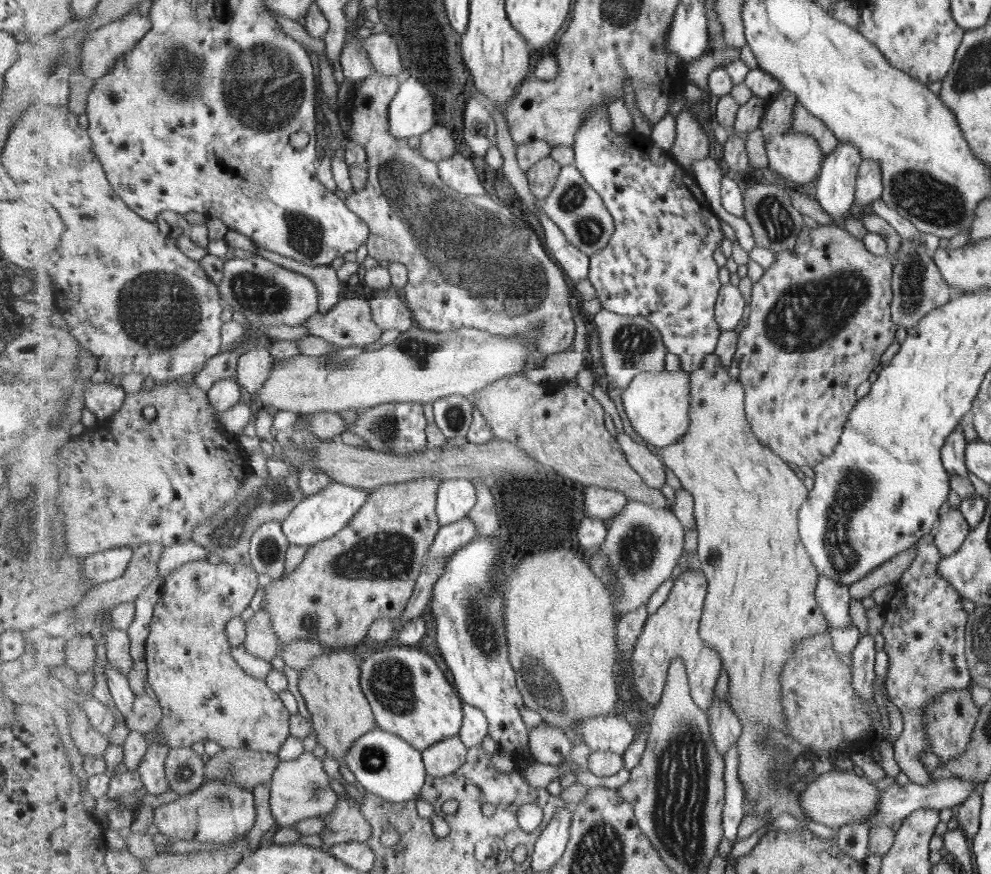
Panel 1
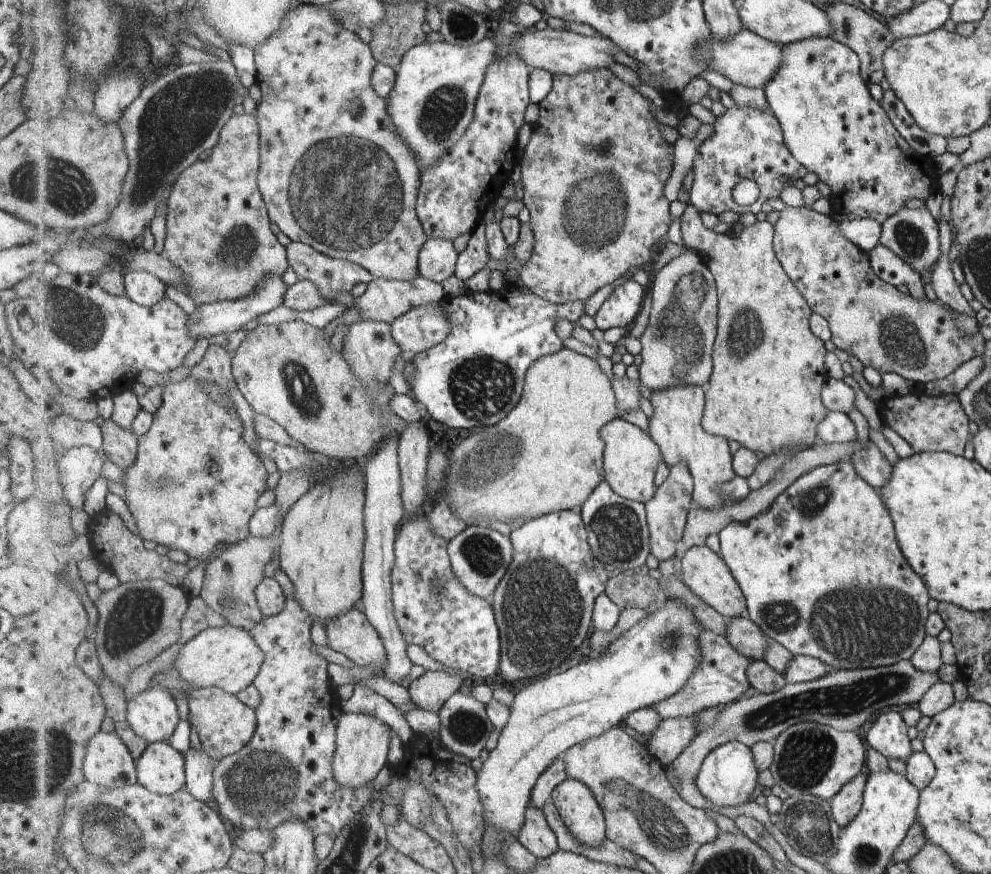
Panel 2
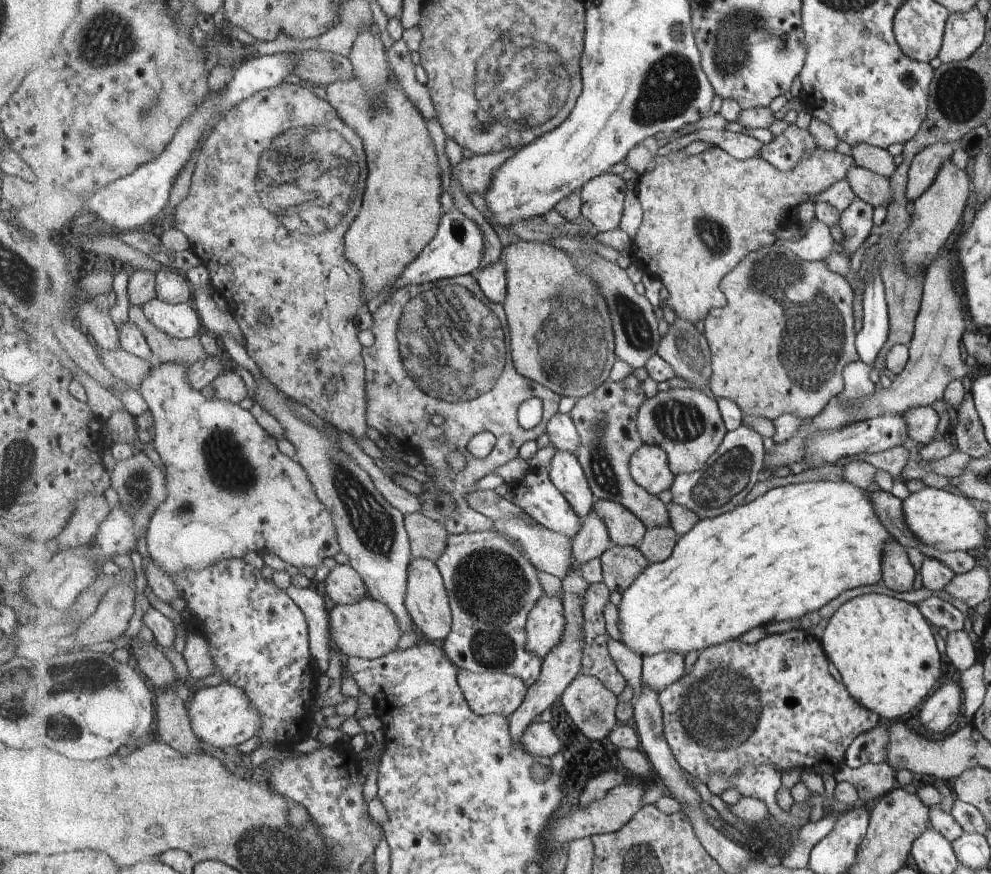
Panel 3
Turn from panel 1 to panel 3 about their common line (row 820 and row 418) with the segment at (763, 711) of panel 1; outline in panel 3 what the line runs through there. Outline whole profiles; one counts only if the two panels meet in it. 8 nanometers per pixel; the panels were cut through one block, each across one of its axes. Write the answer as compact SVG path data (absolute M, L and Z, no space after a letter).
M779 243L770 247L753 251L733 272L730 272L720 284L721 290L726 294L728 303L724 307L712 308L712 311L704 318L704 333L708 338L712 352L713 374L710 378L710 390L715 398L729 399L736 402L744 415L762 416L770 420L781 414L792 414L798 418L816 417L828 406L833 397L844 389L844 370L852 362L860 359L860 353L856 347L855 319L853 304L855 304L855 292L849 286L844 276L833 272L825 261L806 261L798 257L792 250L783 249Z

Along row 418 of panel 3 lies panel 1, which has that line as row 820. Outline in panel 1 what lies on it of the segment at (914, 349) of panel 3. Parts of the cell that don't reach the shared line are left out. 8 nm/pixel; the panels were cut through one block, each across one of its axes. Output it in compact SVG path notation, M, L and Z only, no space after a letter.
M833 767L807 784L806 789L800 792L800 803L810 820L836 830L845 824L871 822L880 803L880 791L864 775L861 777Z

